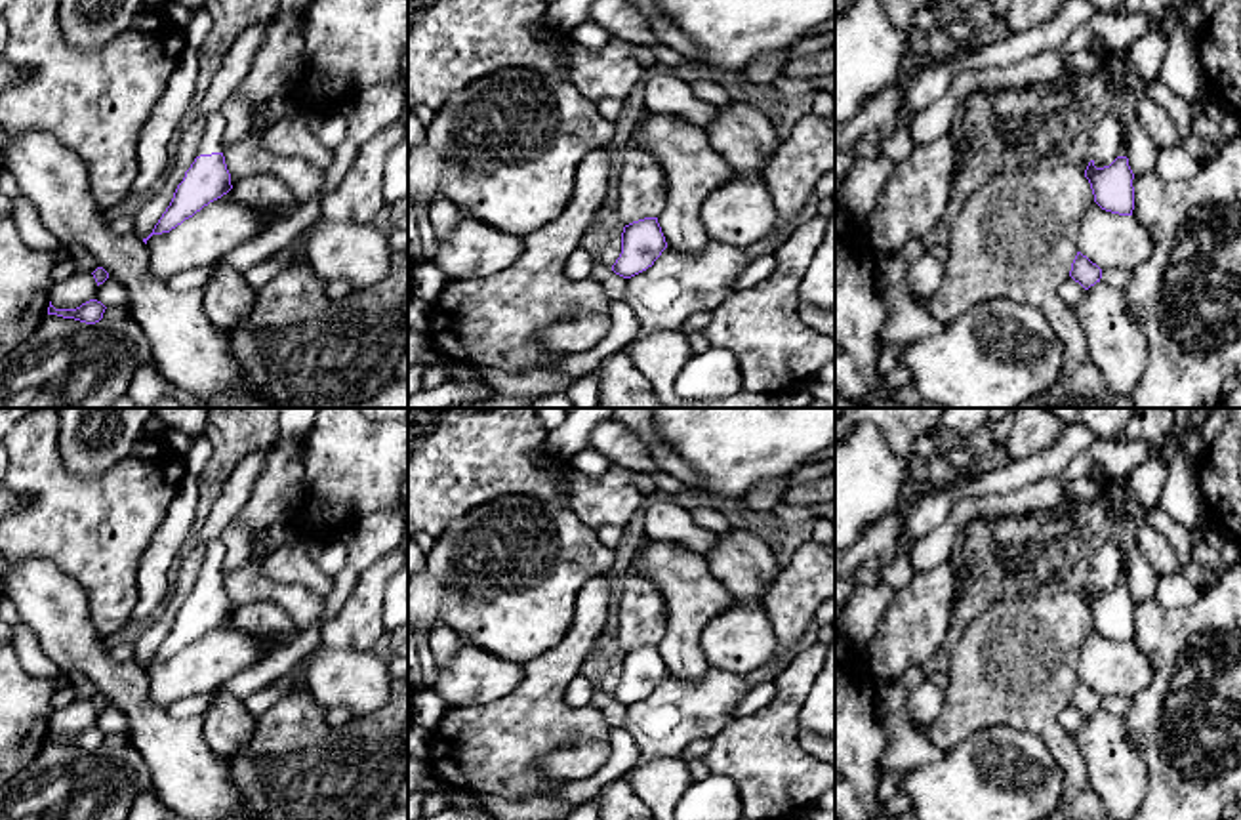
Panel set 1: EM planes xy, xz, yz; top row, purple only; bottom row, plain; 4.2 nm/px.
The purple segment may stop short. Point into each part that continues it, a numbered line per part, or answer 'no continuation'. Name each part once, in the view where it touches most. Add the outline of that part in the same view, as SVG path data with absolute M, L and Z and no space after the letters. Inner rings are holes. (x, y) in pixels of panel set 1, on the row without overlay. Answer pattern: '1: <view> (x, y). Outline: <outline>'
1: xy (214, 559). Outline: M221 540L212 542L204 553L204 561L202 561L202 568L196 584L223 580L225 557L227 557L225 543Z

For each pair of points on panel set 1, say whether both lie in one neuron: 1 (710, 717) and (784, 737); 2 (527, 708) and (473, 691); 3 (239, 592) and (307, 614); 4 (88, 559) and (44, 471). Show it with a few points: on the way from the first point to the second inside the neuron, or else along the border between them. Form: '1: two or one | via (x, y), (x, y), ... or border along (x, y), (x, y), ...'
1: two | border along (734, 717), (710, 738)
2: two | border along (525, 668), (508, 693), (452, 708)
3: one | via (256, 592), (279, 592), (290, 597)
4: one | via (88, 538), (52, 502), (48, 492)

